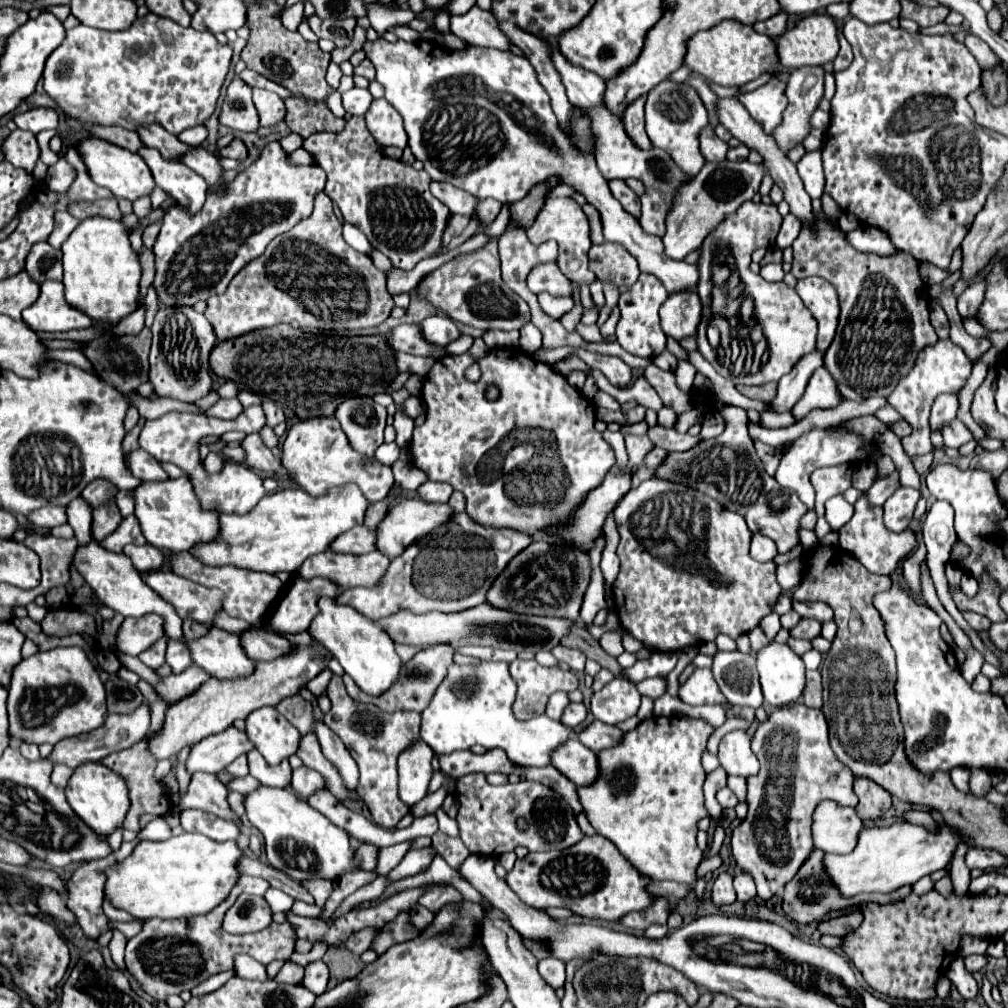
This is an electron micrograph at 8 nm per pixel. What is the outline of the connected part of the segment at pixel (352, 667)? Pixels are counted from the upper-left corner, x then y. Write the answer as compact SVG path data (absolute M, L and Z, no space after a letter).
M323 596L319 598L317 606L319 614L311 622L311 638L339 660L343 670L357 682L363 692L371 696L379 696L381 692L385 692L397 680L401 668L401 660L395 654L395 644L389 634L351 606L337 604L335 598Z

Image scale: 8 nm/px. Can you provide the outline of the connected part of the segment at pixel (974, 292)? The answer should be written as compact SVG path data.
M979 280L971 284L959 298L957 298L957 308L961 316L975 316L977 308L981 306L985 296L985 280Z

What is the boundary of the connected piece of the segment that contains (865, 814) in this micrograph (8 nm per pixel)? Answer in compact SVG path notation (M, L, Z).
M869 778L855 780L855 794L859 798L859 804L855 806L855 810L861 818L873 820L891 808L891 794L883 786L877 786L877 782L873 782Z

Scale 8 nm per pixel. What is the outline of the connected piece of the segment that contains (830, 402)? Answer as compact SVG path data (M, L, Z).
M821 366L813 372L803 398L791 408L797 420L801 420L813 408L835 408L841 402L841 392L831 374Z

